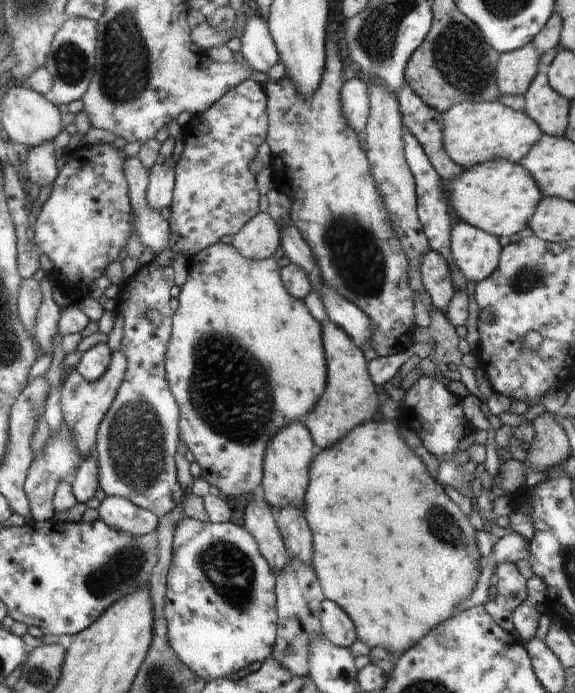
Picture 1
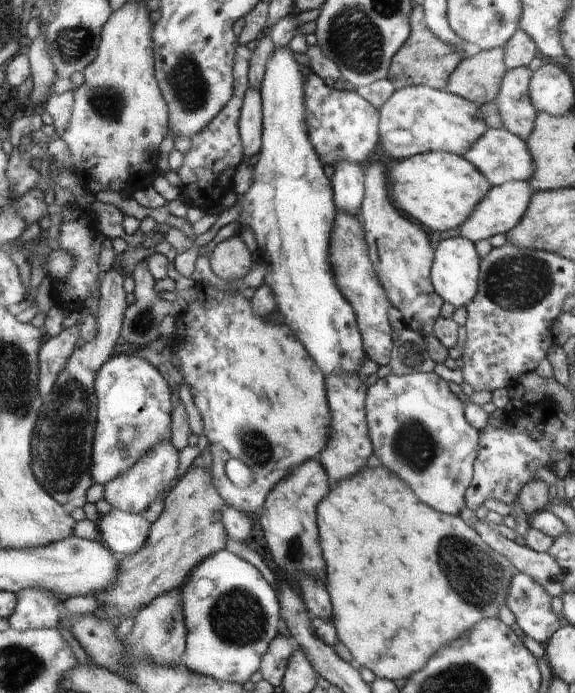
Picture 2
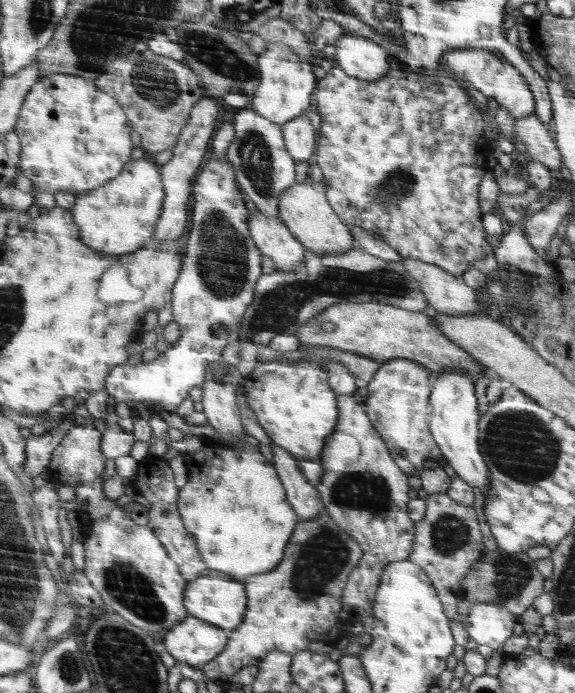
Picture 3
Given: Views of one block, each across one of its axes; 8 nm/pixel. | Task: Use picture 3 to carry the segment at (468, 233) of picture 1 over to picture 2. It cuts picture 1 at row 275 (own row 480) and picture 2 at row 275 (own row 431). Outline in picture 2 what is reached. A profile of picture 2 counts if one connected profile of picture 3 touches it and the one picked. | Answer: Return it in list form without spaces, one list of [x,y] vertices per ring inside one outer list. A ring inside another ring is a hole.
[[[461,236],[450,237],[440,241],[437,255],[434,258],[433,290],[444,304],[450,304],[454,309],[466,307],[477,295],[480,286],[478,279],[478,254],[472,242]]]

